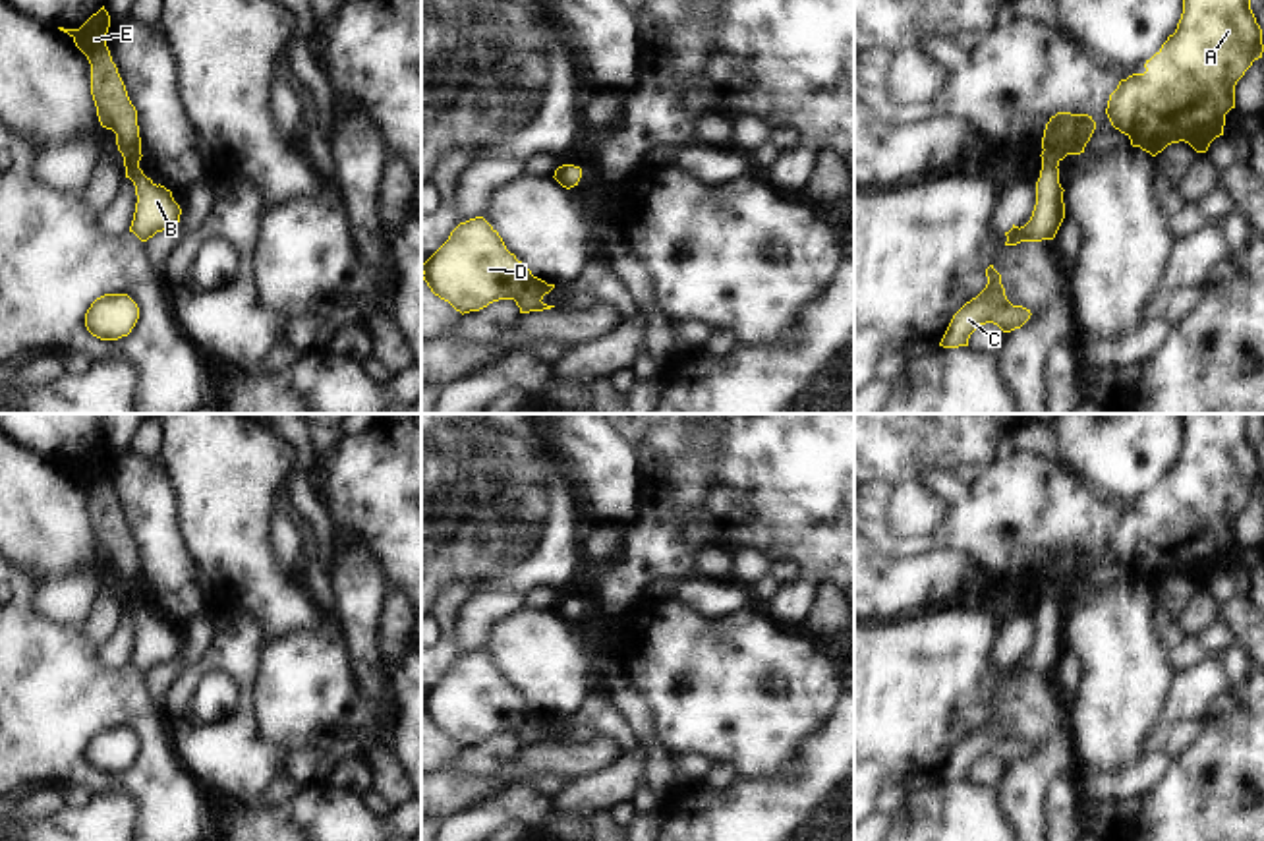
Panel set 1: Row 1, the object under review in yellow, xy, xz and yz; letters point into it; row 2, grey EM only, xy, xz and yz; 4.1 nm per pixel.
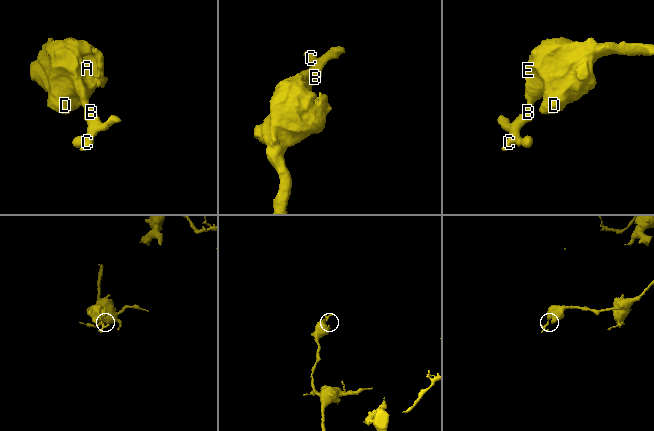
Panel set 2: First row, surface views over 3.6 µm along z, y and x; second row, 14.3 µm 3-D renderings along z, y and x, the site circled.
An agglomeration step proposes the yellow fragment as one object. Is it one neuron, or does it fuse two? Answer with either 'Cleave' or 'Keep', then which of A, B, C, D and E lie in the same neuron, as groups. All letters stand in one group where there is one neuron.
Keep. Groups: A B C D E.

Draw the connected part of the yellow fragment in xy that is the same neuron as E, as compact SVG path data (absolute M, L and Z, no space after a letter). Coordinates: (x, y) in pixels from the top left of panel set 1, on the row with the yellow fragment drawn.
M102 6L79 29L58 29L73 39L75 46L91 64L91 95L99 122L102 128L116 133L116 145L124 157L126 178L135 186L137 203L129 232L133 232L141 242L147 242L157 232L176 226L182 209L174 201L170 189L160 184L157 186L139 168L143 155L137 110L128 97L126 85L106 46L108 27L110 15Z

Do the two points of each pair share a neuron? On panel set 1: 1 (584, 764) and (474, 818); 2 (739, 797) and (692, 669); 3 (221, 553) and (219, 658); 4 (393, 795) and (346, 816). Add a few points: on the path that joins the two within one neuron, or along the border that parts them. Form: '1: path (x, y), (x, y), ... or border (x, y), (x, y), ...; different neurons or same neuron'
1: border (513, 782), (503, 789); different neurons
2: border (781, 776), (737, 780); different neurons
3: border (230, 604), (248, 613), (265, 633); different neurons
4: border (401, 803), (389, 809); different neurons

